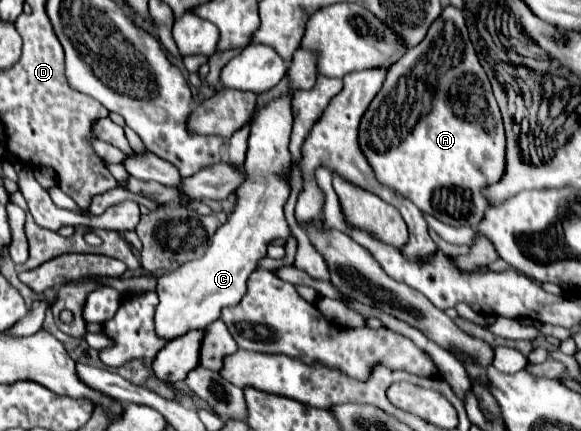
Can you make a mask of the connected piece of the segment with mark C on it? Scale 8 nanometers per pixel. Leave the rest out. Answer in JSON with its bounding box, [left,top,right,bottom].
[156,48,316,340]

